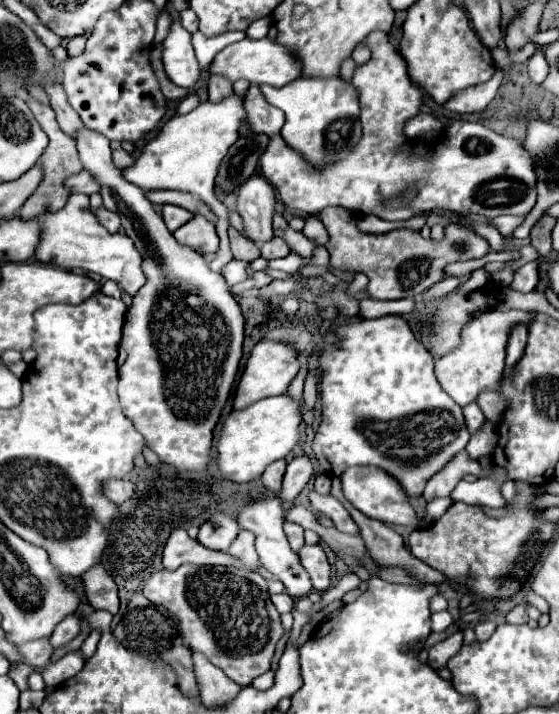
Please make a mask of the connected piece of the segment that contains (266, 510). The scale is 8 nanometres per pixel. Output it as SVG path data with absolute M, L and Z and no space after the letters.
M265 498L265 500L259 500L255 504L249 504L245 506L241 512L239 512L239 518L237 518L239 526L253 532L257 536L255 540L255 548L257 548L257 554L259 554L259 560L261 560L261 566L265 566L269 572L273 572L275 578L279 578L283 584L285 584L285 590L289 596L293 596L295 600L309 594L311 592L311 580L309 580L309 574L305 572L305 568L301 566L299 562L299 556L289 548L289 542L287 542L287 536L283 532L283 506L281 506L281 500L277 498Z

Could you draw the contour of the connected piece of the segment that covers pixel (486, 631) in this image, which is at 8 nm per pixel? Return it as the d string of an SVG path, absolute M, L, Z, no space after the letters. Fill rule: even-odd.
M483 618L483 620L479 620L477 624L475 624L475 634L477 634L477 640L479 642L485 642L493 632L495 632L495 628L497 628L497 624L493 622L493 620L489 620L489 618Z

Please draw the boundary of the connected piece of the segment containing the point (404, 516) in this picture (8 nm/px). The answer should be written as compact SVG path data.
M353 466L353 468L347 468L339 478L343 486L343 496L365 516L385 522L385 524L401 524L401 526L411 526L411 528L425 526L425 522L411 508L401 484L395 482L395 478L389 476L387 472L373 468L373 466Z

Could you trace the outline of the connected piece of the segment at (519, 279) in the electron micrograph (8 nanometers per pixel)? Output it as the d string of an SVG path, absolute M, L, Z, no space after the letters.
M527 262L515 272L511 288L517 292L528 293L535 290L537 284L539 284L539 262Z

